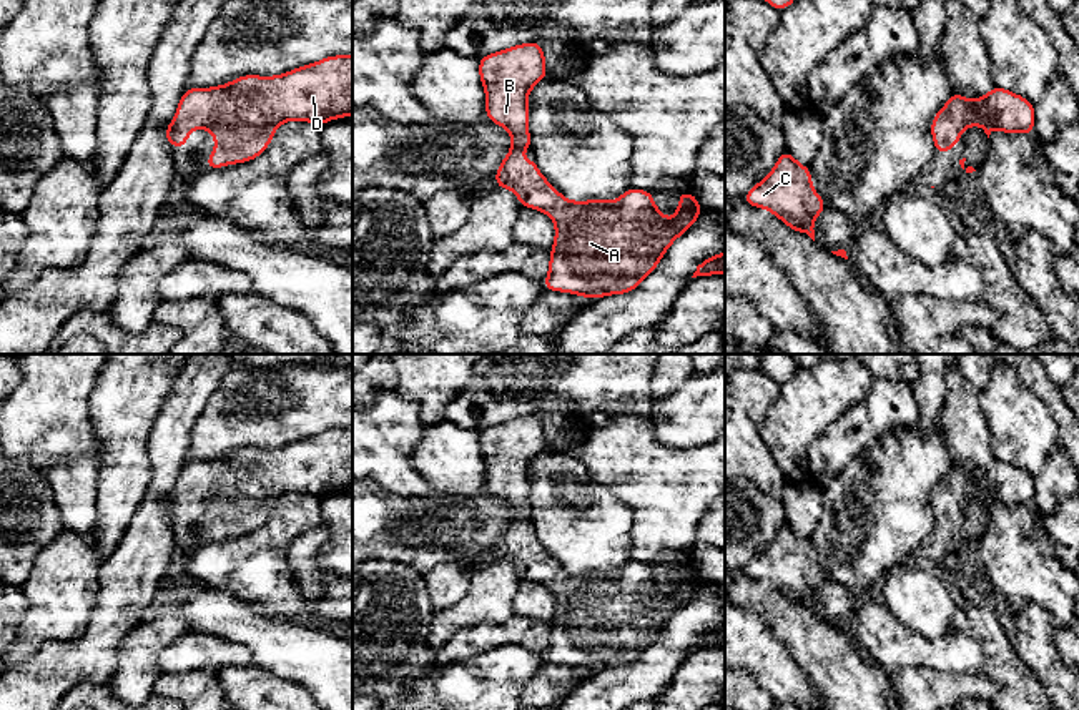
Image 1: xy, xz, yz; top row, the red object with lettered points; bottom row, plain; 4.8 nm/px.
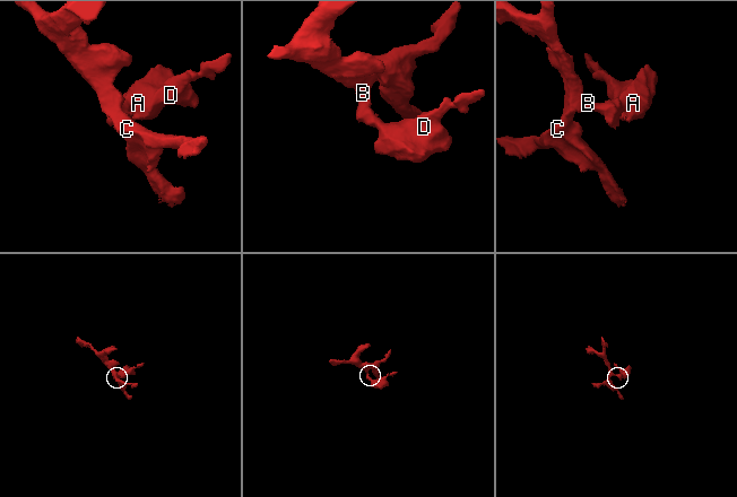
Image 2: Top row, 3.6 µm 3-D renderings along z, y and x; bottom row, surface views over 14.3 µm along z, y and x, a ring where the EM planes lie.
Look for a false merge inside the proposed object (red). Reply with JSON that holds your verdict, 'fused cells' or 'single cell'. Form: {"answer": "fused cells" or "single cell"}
{"answer": "single cell"}

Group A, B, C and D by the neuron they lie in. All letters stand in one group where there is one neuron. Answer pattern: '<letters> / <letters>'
A B C D

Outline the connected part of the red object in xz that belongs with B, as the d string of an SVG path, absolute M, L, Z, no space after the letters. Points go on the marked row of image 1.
M529 42L509 47L479 60L479 75L485 91L485 116L512 135L510 151L495 171L495 186L512 190L520 206L547 213L555 223L555 241L550 248L549 274L544 289L574 293L599 299L607 294L625 294L657 268L670 244L682 236L703 211L692 191L677 193L682 206L675 218L667 219L655 208L652 191L628 188L618 200L569 201L540 173L535 161L522 160L520 153L530 150L529 136L529 91L547 76L542 45Z

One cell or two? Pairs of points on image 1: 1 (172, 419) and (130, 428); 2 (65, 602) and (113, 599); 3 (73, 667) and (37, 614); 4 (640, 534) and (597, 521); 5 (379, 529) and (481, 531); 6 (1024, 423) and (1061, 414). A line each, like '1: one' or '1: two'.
1: two
2: two
3: two
4: two
5: one
6: two

